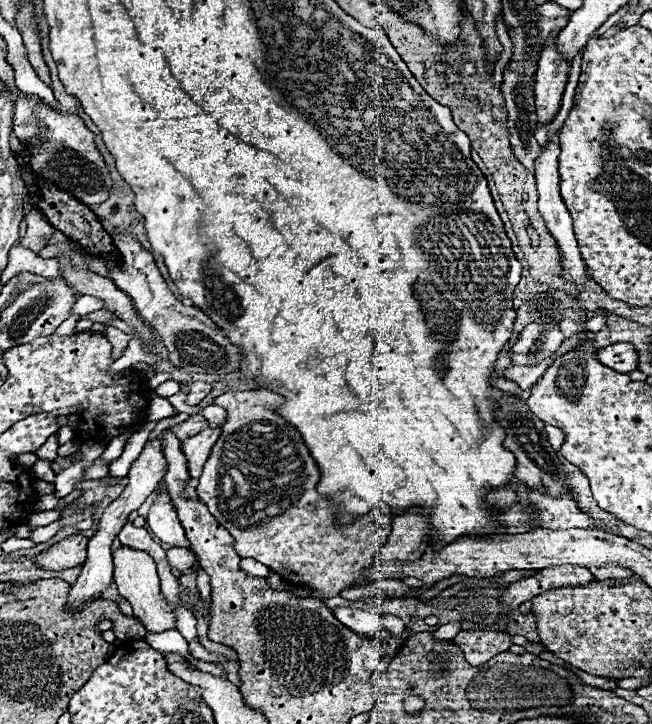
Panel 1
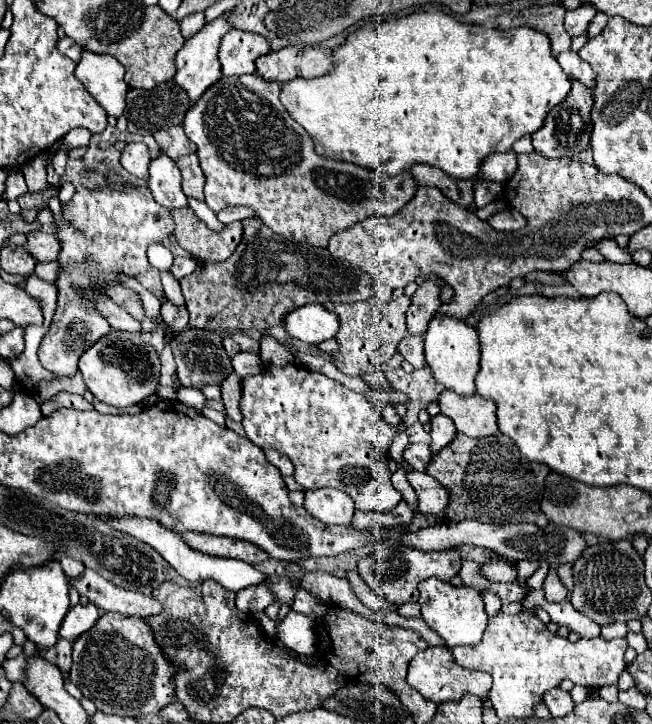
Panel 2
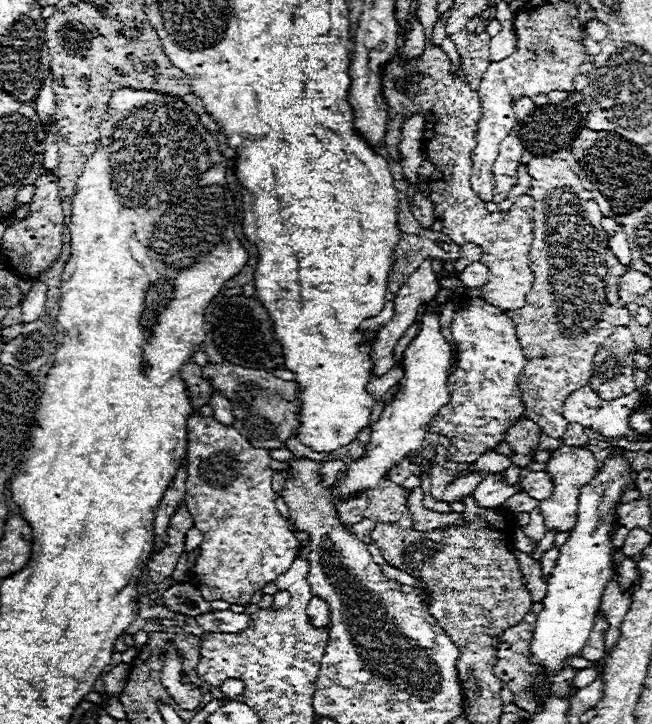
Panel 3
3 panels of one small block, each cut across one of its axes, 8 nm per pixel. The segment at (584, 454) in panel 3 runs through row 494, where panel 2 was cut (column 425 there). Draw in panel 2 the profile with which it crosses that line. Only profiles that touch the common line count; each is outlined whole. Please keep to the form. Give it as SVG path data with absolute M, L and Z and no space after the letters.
M386 540L382 546L378 546L372 554L358 560L358 574L364 578L364 582L378 594L382 594L386 600L394 604L406 604L418 600L418 582L426 578L438 578L448 582L452 576L460 570L460 554L458 550L442 550L442 552L424 552L418 548L412 548L408 544L400 544L396 540Z

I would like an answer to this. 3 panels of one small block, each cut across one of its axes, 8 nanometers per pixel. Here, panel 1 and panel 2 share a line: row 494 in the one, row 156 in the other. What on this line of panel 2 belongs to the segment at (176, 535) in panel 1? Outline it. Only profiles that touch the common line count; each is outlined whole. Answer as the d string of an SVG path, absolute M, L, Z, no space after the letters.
M160 154L150 162L148 190L164 208L176 210L186 206L186 196L182 192L180 182L180 170L176 168L176 162L170 156Z

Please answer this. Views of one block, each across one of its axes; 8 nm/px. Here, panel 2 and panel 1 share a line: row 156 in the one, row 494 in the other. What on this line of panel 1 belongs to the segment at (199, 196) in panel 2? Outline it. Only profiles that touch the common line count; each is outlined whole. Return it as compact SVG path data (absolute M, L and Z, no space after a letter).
M208 428L188 440L182 442L182 452L186 456L186 462L188 462L188 474L190 474L190 480L186 482L186 488L182 492L182 496L186 496L188 500L196 500L198 494L196 494L196 488L198 488L198 480L200 480L200 474L202 474L202 468L216 444L220 436L220 428Z

